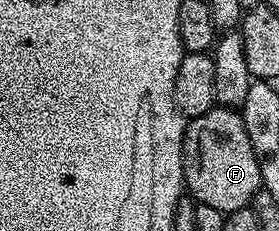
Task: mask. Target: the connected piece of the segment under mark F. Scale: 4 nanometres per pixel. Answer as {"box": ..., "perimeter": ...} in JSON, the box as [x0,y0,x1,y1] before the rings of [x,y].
{"box":[183,107,262,215],"perimeter":[[[214,107],[203,115],[192,118],[186,124],[183,163],[185,164],[184,188],[188,196],[192,197],[198,206],[206,205],[207,208],[214,209],[218,215],[252,206],[253,196],[262,192],[261,159],[255,147],[251,147],[251,135],[247,135],[247,127],[236,108]]]}

